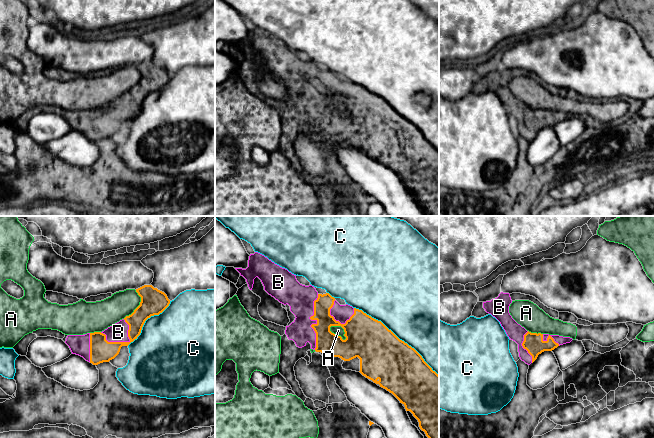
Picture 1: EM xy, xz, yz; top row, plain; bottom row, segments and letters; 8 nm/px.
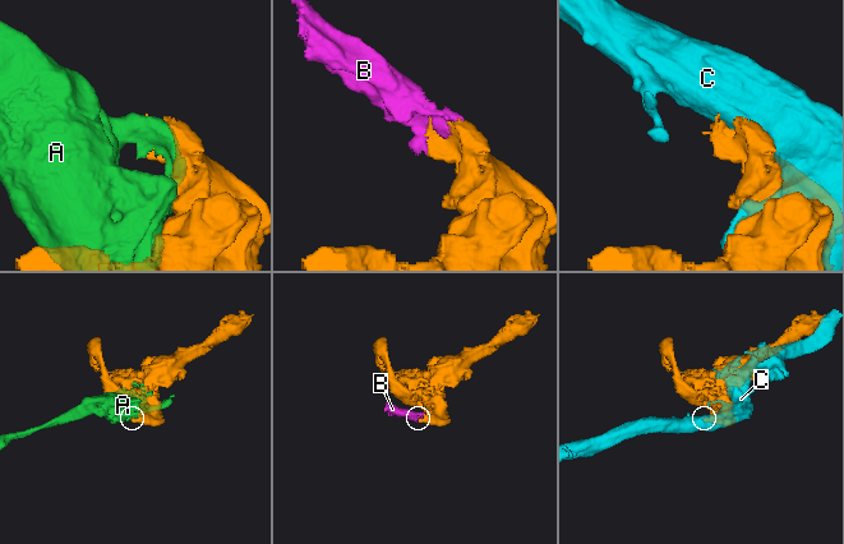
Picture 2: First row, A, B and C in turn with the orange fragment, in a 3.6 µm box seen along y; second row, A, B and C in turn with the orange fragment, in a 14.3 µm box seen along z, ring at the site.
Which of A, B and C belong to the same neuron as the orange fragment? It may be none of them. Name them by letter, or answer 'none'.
B

